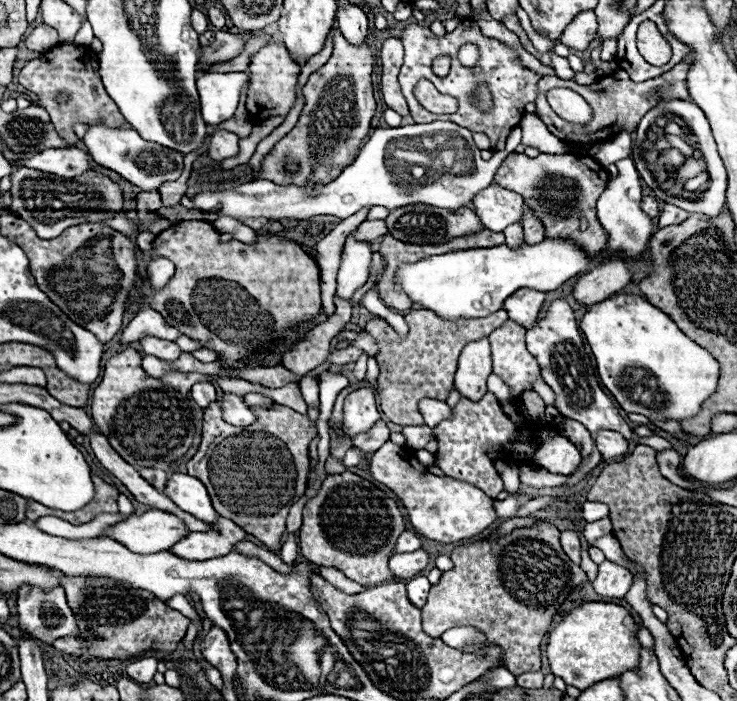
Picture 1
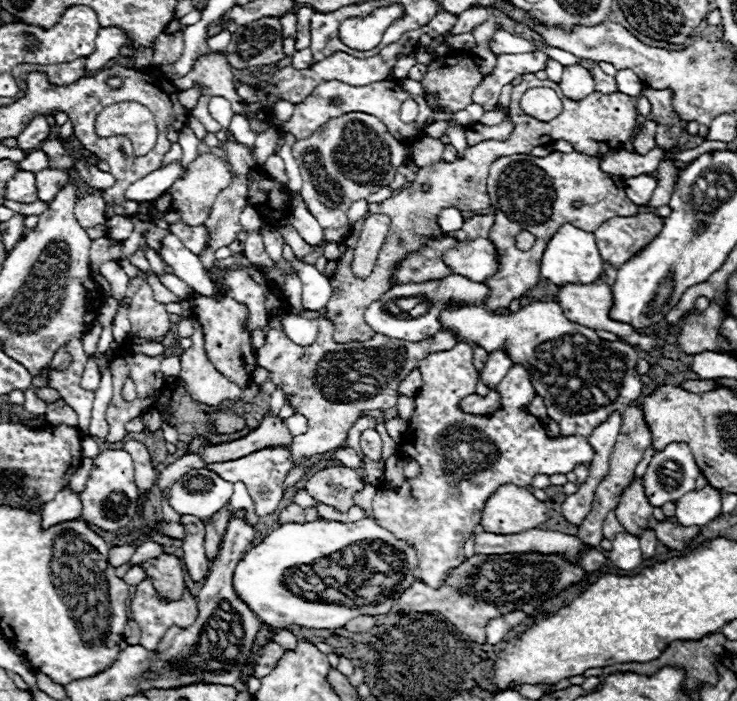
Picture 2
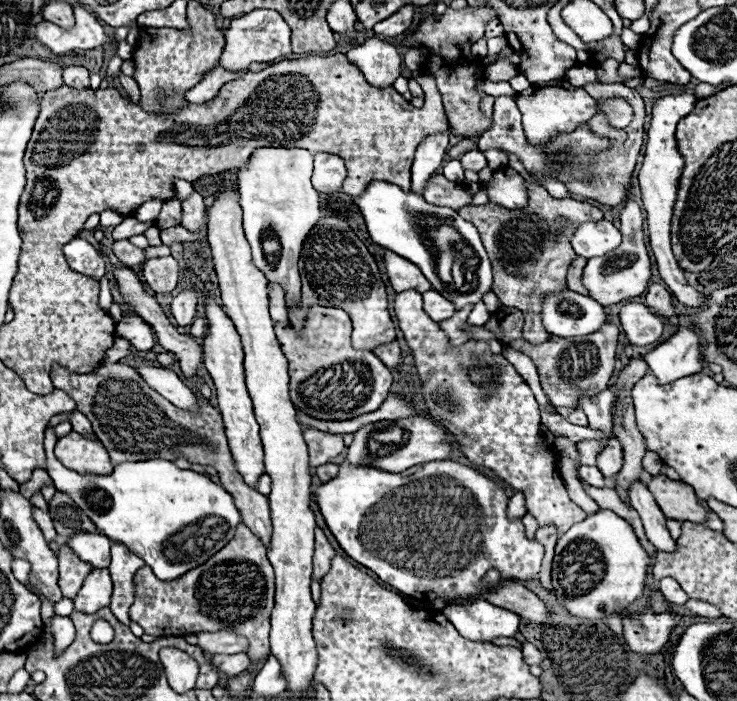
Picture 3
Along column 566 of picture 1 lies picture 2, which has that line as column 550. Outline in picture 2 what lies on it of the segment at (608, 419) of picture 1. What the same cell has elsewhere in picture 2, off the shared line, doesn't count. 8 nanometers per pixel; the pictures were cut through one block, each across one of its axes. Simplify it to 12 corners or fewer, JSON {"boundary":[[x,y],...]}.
{"boundary":[[450,306],[440,322],[526,366],[562,436],[642,394],[638,352],[570,322]]}

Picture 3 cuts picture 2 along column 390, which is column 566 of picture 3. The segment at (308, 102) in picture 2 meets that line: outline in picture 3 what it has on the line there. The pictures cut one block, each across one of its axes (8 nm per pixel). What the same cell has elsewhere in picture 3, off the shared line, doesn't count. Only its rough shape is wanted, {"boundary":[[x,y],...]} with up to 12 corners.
{"boundary":[[566,80],[516,96],[532,146],[570,134],[598,102]]}

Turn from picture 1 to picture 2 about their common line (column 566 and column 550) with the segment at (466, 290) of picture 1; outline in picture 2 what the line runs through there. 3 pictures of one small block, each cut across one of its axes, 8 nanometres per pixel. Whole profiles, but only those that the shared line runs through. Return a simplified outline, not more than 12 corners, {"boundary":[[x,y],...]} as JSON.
{"boundary":[[564,224],[548,242],[540,276],[592,284],[604,274],[594,234]]}

